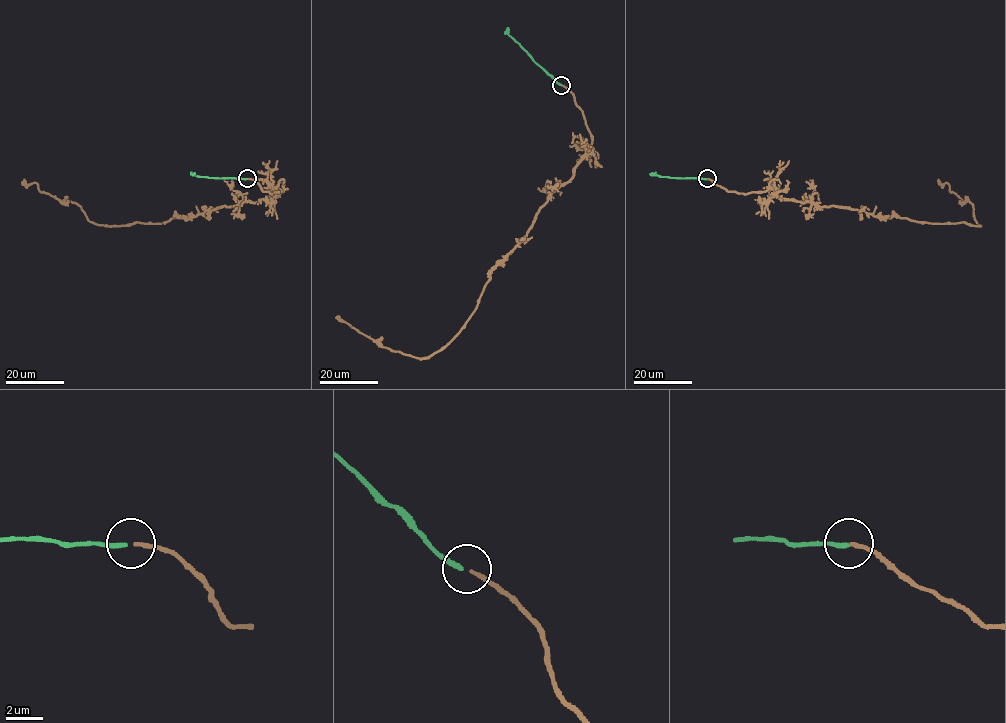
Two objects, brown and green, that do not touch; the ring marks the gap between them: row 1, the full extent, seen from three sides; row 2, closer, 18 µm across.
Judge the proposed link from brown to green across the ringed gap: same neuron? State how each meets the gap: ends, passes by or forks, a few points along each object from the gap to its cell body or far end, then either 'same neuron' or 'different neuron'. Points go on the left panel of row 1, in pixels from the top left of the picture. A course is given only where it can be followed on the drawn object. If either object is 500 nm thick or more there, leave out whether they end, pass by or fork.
brown ends | green ends | brown via (248, 178), (278, 192), (196, 216), (113, 225), (93, 223), (74, 203), (25, 179) | green via (247, 178), (193, 174) | same neuron

